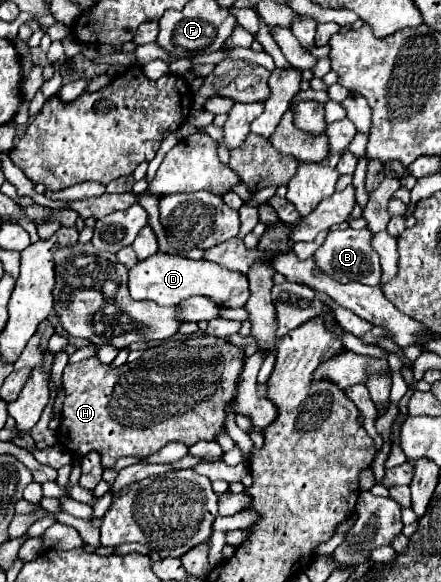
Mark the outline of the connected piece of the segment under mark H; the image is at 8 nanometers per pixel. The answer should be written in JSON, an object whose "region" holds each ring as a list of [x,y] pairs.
{"region":[[[203,334],[147,348],[141,358],[119,368],[105,366],[97,358],[67,364],[63,372],[67,398],[57,440],[79,458],[91,450],[99,452],[103,468],[121,456],[145,458],[167,442],[193,446],[199,440],[217,440],[219,432],[225,432],[225,418],[239,388],[243,358],[239,346]]]}

